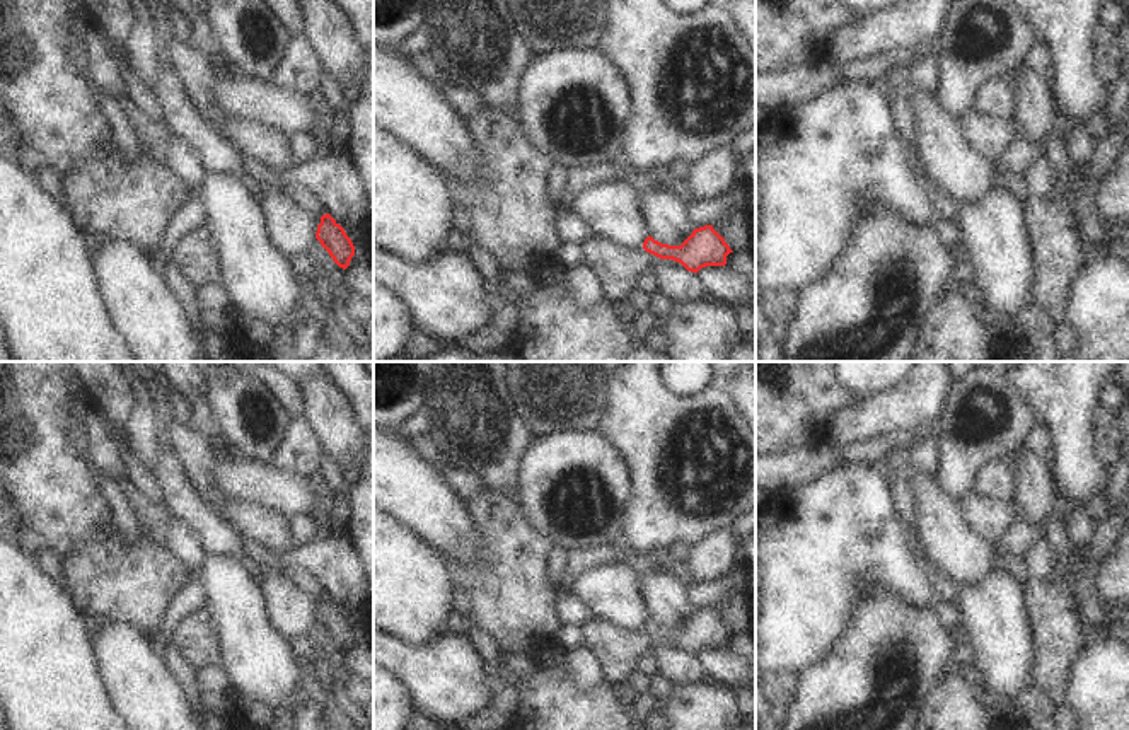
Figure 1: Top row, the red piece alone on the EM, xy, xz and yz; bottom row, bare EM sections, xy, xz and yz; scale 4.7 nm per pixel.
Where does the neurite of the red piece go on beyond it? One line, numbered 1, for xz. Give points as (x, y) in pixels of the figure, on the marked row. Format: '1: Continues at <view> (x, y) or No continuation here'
1: No continuation here

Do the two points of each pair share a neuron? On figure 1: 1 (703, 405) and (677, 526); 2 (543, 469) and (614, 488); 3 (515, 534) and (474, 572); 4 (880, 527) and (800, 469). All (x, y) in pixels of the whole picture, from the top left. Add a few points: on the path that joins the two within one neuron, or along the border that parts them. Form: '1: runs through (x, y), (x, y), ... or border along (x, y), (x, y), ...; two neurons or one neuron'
1: runs through (689, 435), (691, 475), (681, 495); one neuron
2: runs through (560, 469), (580, 464), (597, 471); one neuron
3: runs through (505, 544), (485, 565); one neuron
4: border along (853, 464), (834, 468), (793, 490); two neurons

